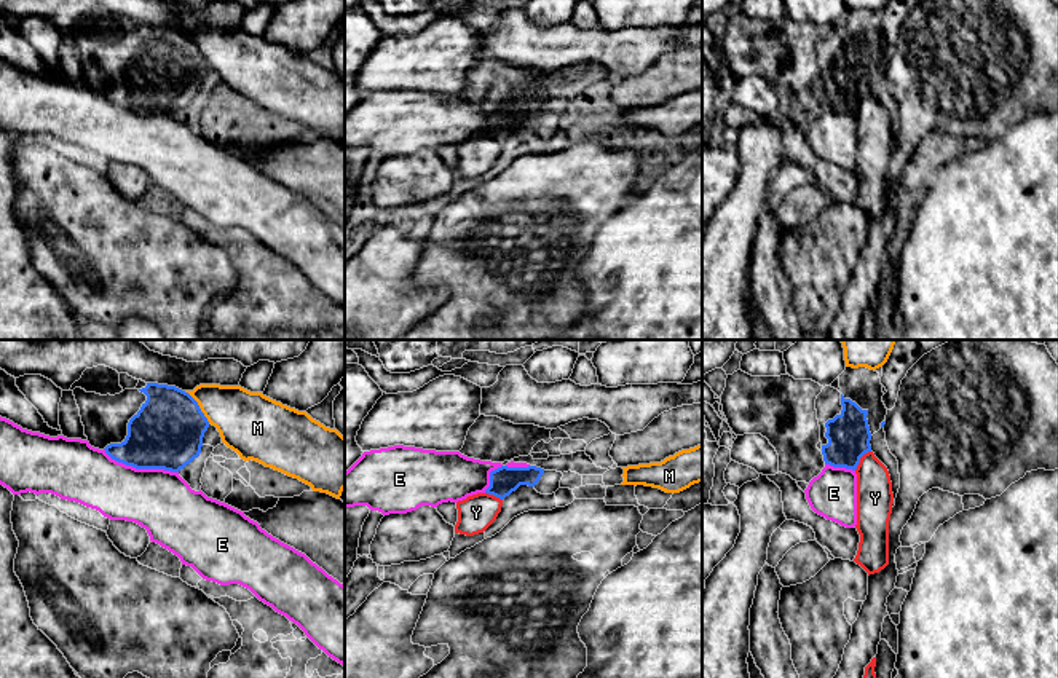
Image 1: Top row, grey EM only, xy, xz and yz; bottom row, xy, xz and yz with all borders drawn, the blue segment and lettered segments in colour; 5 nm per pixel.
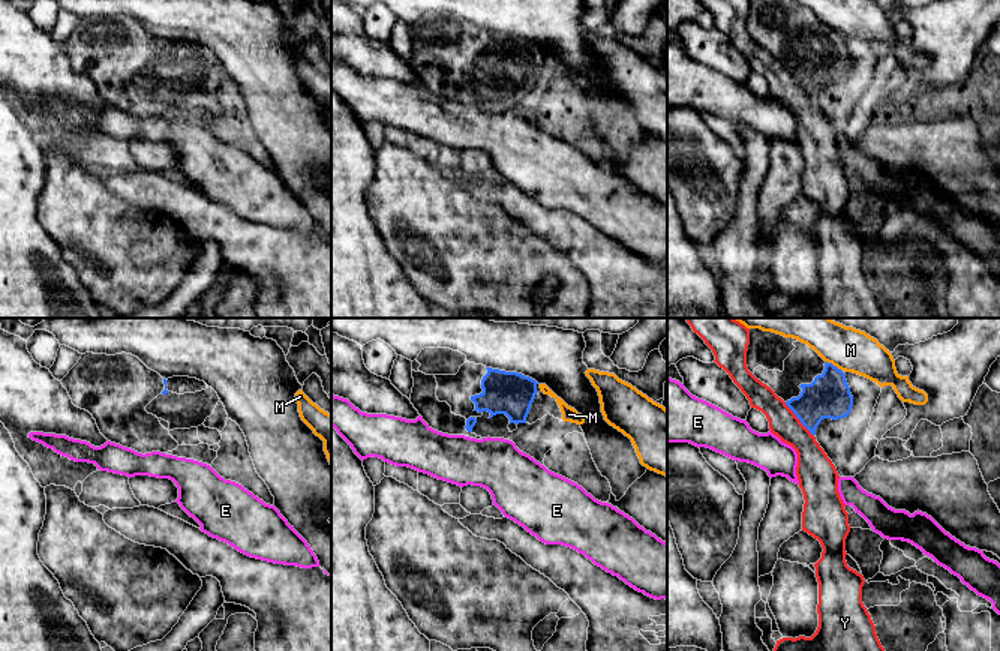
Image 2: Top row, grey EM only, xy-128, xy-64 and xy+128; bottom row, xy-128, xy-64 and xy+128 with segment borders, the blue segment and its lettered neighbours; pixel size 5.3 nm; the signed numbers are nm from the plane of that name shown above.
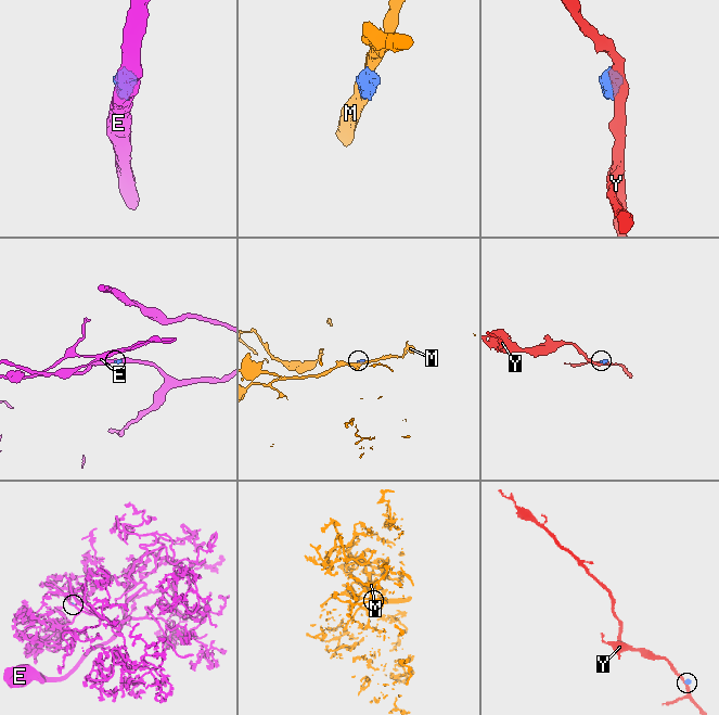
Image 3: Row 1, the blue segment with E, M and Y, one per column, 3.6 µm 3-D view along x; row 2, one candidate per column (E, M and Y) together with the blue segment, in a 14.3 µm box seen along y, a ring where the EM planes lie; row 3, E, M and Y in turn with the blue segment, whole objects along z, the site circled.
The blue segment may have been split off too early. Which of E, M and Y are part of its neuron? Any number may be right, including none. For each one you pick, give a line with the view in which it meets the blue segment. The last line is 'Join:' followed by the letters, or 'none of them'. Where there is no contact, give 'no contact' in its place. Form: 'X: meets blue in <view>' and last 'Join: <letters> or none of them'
Join: none of them

